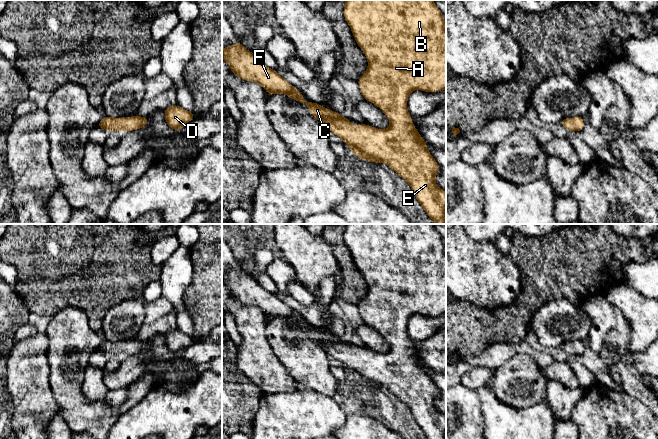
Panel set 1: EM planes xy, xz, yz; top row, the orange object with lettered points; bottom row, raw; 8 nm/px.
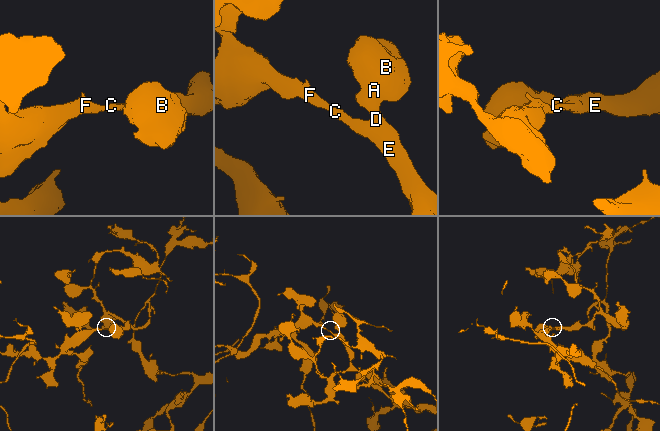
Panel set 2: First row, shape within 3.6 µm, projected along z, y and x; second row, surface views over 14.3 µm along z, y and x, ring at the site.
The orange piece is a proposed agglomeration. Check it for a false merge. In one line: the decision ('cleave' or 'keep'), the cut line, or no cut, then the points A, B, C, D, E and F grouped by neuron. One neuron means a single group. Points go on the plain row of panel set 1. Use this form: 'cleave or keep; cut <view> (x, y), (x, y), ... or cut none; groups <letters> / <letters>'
keep; cut none; groups A B C D E F

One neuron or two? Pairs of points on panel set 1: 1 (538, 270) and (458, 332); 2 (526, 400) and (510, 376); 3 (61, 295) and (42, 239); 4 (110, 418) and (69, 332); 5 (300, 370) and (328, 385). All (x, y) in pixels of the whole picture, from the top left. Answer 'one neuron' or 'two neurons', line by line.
1: one neuron
2: one neuron
3: one neuron
4: one neuron
5: one neuron

